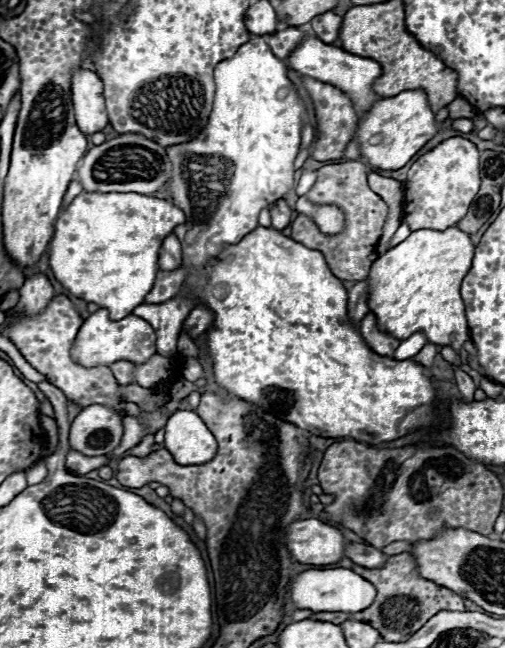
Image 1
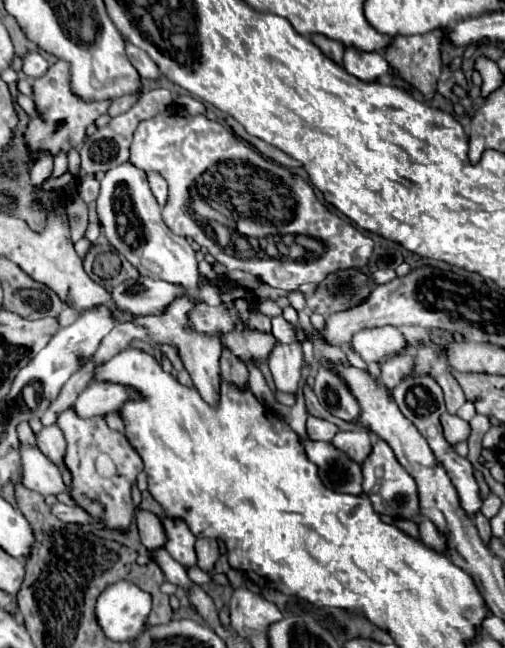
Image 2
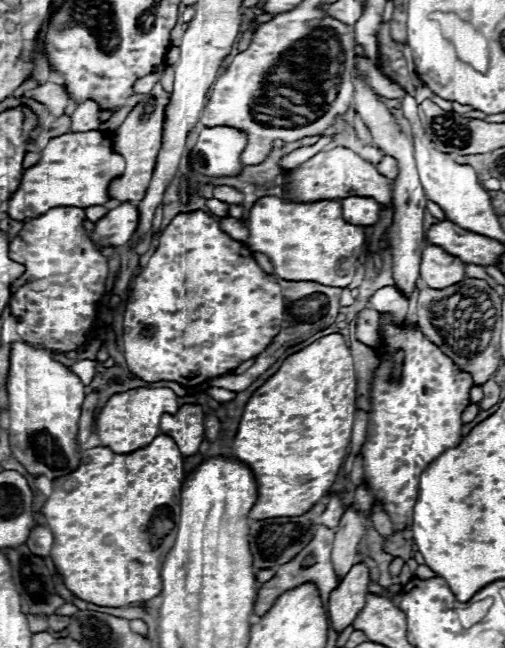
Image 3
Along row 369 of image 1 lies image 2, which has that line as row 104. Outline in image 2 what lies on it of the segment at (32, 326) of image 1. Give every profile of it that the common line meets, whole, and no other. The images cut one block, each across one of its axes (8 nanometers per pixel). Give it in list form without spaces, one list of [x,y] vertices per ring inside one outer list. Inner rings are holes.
[[[58,60],[48,68],[48,72],[34,80],[34,104],[38,110],[38,116],[30,118],[24,140],[30,150],[30,166],[40,158],[40,150],[48,152],[50,156],[58,156],[60,152],[68,154],[72,148],[78,148],[84,142],[86,128],[102,114],[106,114],[110,102],[96,102],[86,104],[76,94],[70,92],[70,74],[68,74],[68,62]]]

